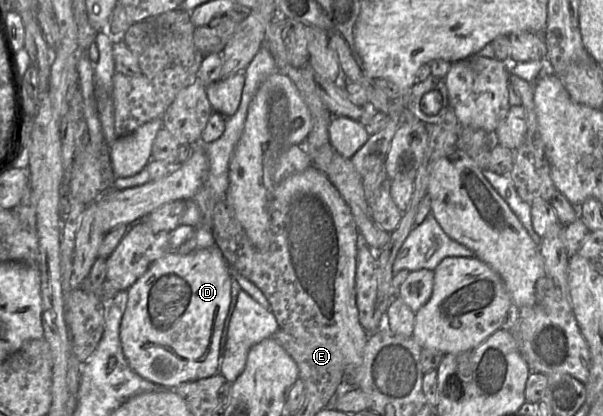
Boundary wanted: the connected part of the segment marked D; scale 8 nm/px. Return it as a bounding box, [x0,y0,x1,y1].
[120,244,232,388]

